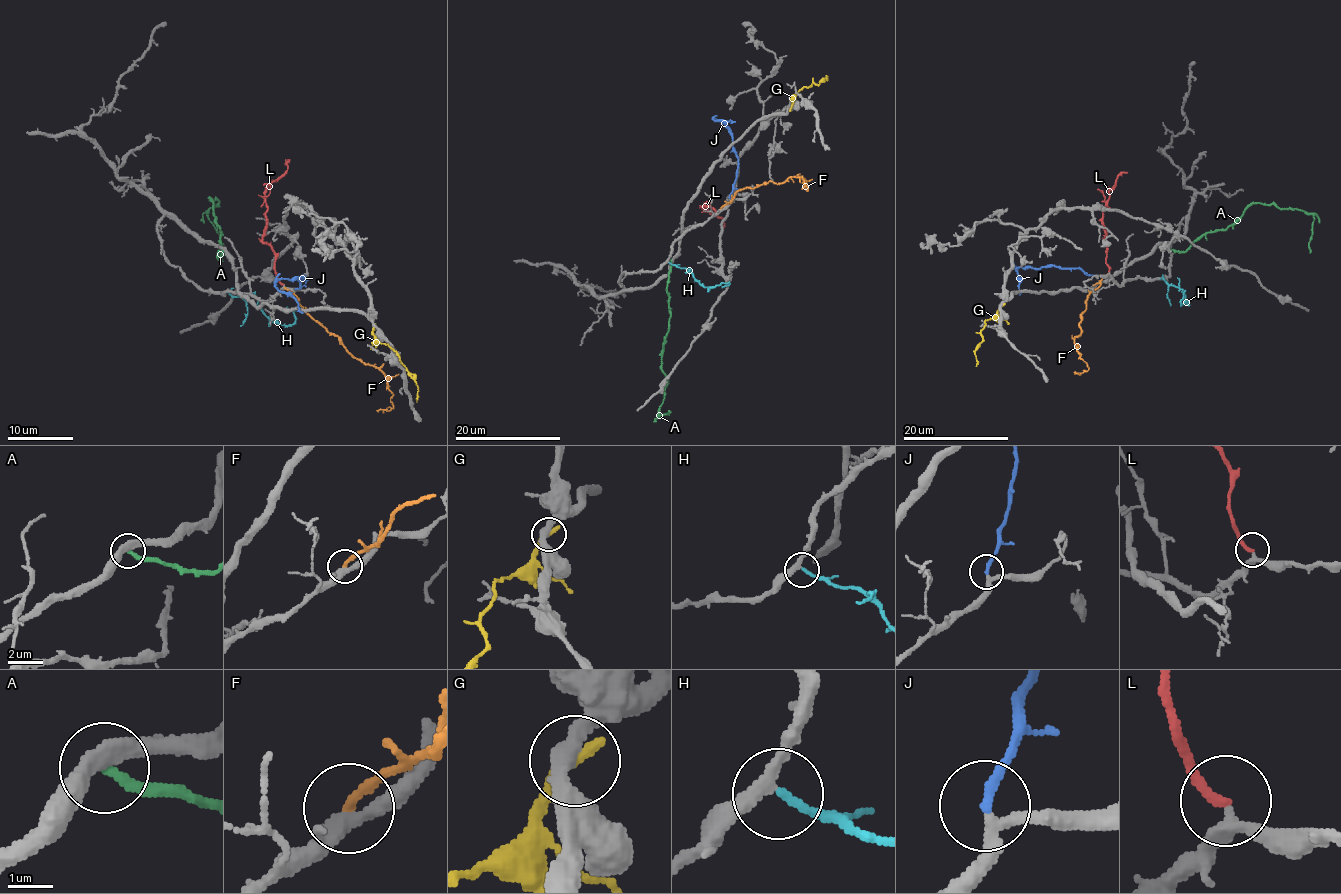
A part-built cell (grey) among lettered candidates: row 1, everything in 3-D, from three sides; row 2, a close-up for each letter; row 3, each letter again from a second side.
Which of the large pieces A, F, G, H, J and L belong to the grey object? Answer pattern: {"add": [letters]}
{"add": ["H", "J", "L"]}

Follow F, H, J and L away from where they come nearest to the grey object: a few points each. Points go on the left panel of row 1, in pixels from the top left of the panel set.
F: (285, 287), (354, 358), (382, 372), (392, 392), (392, 405), (389, 410), (376, 410)
H: (219, 292), (242, 297), (282, 325), (292, 325), (295, 315), (287, 306)
J: (295, 288), (300, 287), (305, 277), (298, 280), (280, 278), (275, 287), (287, 292), (303, 313)
L: (283, 283), (275, 272), (275, 252), (262, 240), (267, 186), (287, 168), (287, 161)

